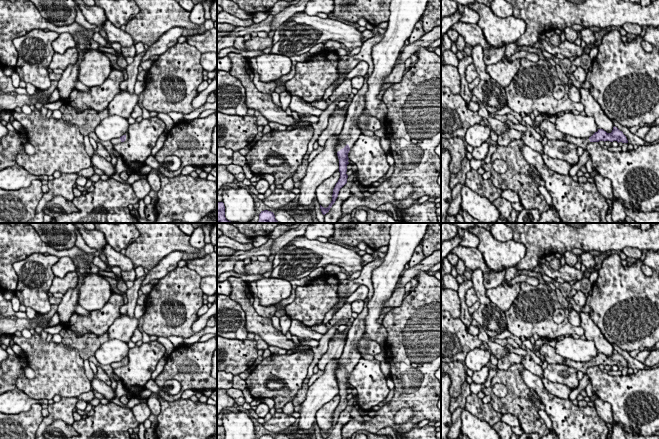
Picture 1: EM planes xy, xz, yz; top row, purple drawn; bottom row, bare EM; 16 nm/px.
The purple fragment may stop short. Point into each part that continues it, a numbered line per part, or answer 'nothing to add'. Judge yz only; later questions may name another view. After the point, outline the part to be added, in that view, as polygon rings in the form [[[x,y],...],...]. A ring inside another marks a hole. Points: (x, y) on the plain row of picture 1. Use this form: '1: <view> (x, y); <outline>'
1: yz (579, 366); [[[565,359],[564,364],[575,368],[577,371],[581,371],[583,374],[586,373],[586,370],[590,367],[589,361],[588,362],[576,362],[570,359]]]

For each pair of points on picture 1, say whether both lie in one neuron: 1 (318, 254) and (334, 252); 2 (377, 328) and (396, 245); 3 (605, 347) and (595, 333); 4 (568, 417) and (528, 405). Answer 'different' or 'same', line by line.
1: same
2: same
3: same
4: different

